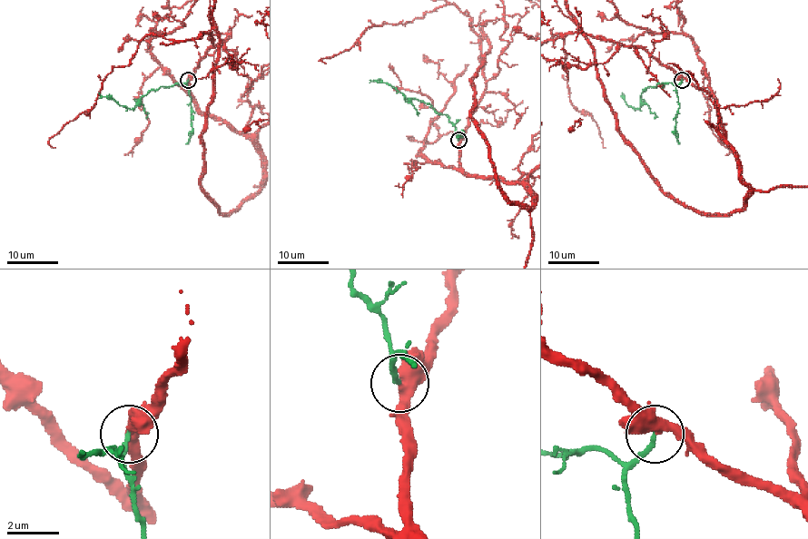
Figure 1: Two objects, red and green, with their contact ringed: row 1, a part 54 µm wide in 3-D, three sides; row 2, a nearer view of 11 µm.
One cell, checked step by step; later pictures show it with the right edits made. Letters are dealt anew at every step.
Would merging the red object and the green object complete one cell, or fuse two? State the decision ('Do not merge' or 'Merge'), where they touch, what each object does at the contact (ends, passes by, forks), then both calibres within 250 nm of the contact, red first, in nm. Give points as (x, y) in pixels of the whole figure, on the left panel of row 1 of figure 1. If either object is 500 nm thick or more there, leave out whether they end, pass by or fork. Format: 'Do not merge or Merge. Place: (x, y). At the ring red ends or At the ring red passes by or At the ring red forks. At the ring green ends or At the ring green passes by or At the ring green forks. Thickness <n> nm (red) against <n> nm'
Merge. Place: (188, 80). At the ring red passes by. At the ring green ends. Thickness 400 nm (red) against 180 nm

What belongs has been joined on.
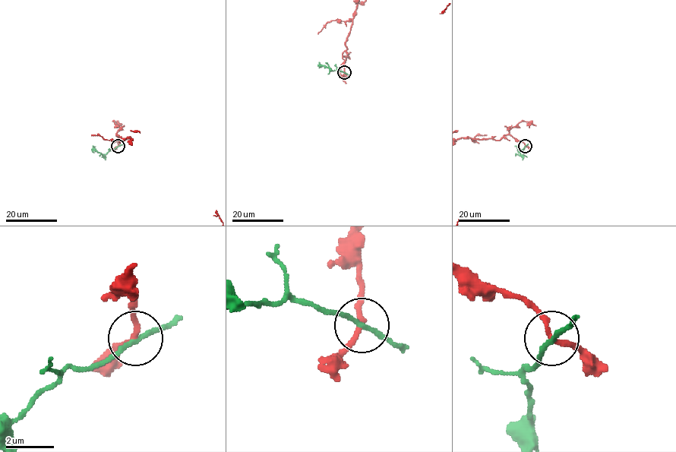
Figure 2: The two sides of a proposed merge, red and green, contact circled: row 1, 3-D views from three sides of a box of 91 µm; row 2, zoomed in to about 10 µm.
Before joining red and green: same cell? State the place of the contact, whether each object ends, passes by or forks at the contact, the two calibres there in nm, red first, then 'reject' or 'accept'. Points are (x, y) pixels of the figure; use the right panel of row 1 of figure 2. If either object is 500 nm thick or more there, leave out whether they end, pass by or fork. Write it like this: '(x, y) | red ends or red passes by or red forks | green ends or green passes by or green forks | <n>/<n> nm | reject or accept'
(525, 146) | red passes by | green passes by | 200/190 nm | reject

